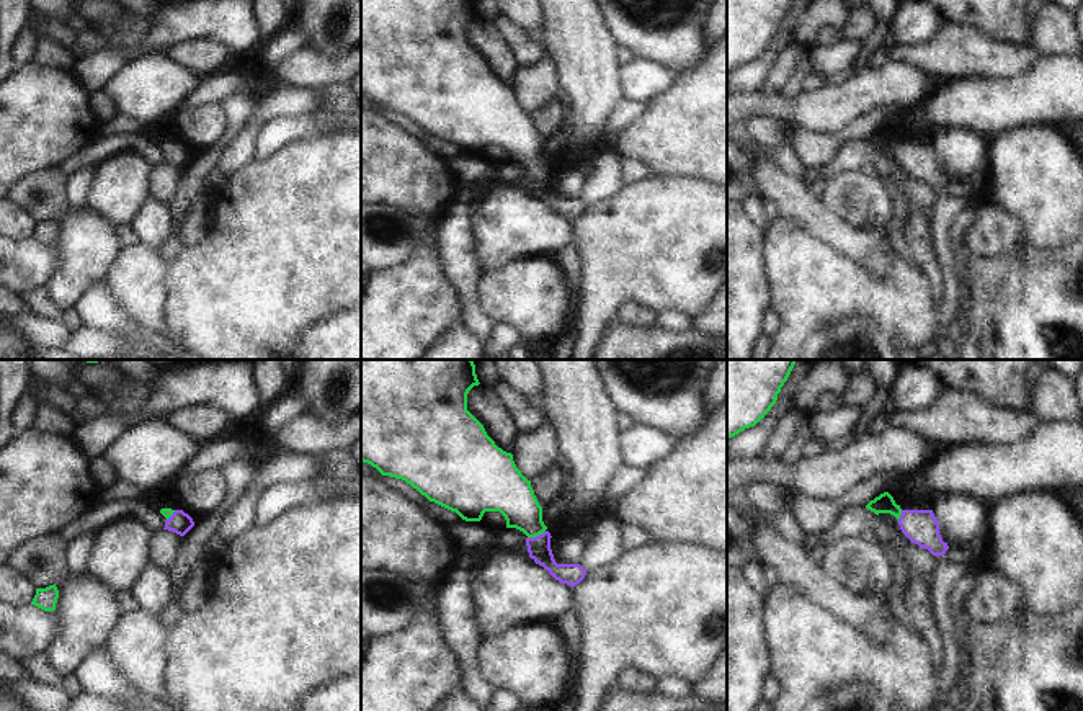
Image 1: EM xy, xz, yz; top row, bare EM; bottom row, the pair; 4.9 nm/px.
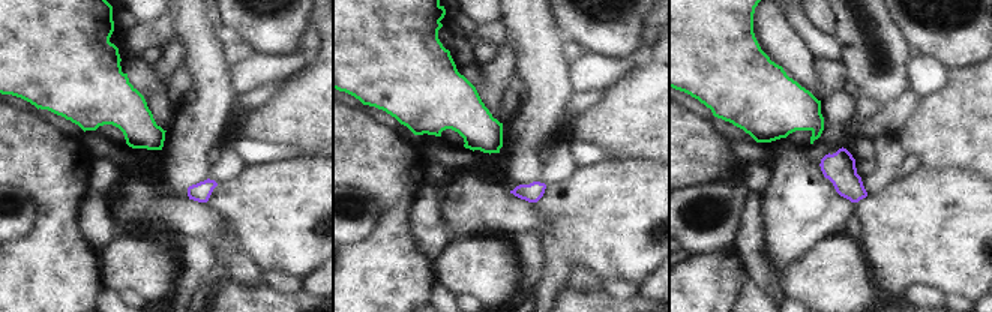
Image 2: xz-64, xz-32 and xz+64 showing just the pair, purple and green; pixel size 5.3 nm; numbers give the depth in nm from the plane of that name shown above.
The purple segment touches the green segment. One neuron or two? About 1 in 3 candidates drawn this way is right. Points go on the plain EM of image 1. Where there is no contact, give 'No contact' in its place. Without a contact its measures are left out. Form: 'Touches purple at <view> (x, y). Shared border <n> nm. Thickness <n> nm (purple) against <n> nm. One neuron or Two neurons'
Touches purple at xz (536, 170). Shared border 100 nm. Thickness 110 nm (purple) against 200 nm. One neuron

